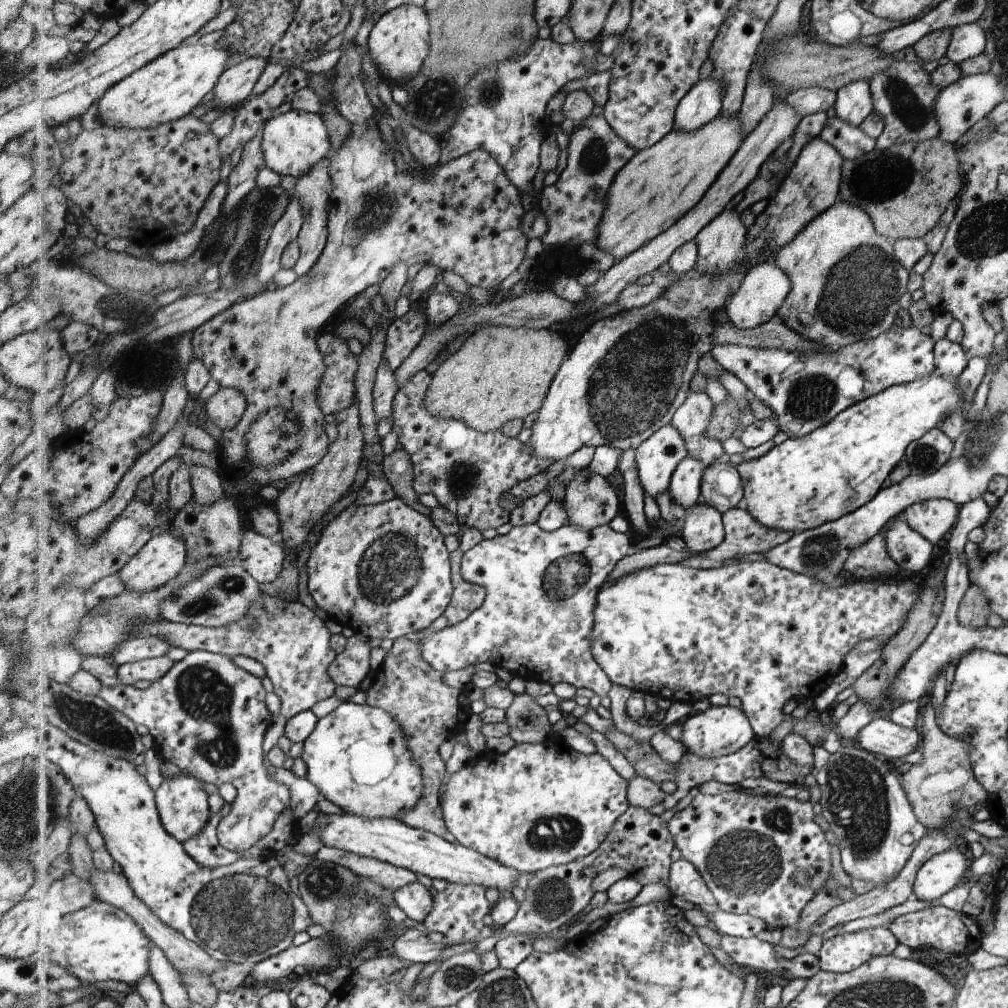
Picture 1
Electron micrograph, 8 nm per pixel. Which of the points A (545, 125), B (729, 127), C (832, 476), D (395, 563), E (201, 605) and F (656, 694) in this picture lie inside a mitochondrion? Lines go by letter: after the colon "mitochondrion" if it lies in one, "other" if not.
A: other
B: other
C: other
D: mitochondrion
E: mitochondrion
F: other

